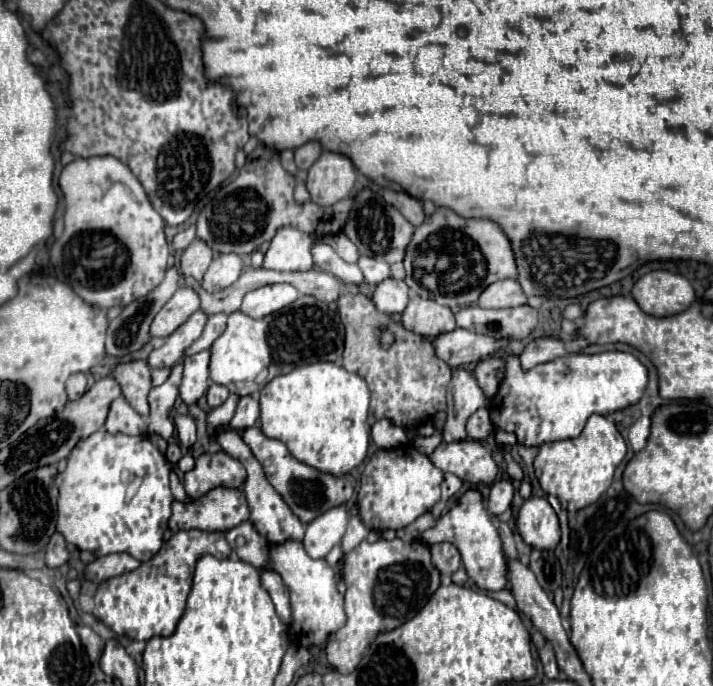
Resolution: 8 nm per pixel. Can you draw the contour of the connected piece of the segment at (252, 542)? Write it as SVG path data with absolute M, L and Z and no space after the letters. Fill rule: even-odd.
M248 520L242 522L242 524L238 524L238 526L234 526L234 528L230 528L230 530L226 530L224 536L226 536L228 544L234 548L234 552L244 562L250 562L256 568L262 568L268 562L268 542L266 542L266 538L262 538L254 530L254 526ZM238 536L242 536L246 540L244 546L238 546L236 544L236 538Z

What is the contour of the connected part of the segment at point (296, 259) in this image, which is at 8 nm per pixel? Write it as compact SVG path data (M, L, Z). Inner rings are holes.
M284 226L272 238L272 244L264 258L264 268L280 272L304 272L314 268L312 246L322 238L306 234L294 226Z

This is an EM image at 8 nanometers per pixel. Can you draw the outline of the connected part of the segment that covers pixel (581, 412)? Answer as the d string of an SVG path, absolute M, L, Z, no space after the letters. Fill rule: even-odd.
M578 352L538 364L528 372L520 368L518 356L510 356L502 384L490 404L494 426L514 432L524 446L540 446L544 442L578 438L592 414L606 416L636 404L648 386L648 370L630 352Z

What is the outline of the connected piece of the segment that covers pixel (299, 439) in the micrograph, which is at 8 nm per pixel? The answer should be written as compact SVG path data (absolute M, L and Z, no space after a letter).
M334 362L308 364L296 372L280 374L264 386L260 392L262 432L284 442L296 460L320 472L344 476L368 456L368 404L370 390L362 376Z

